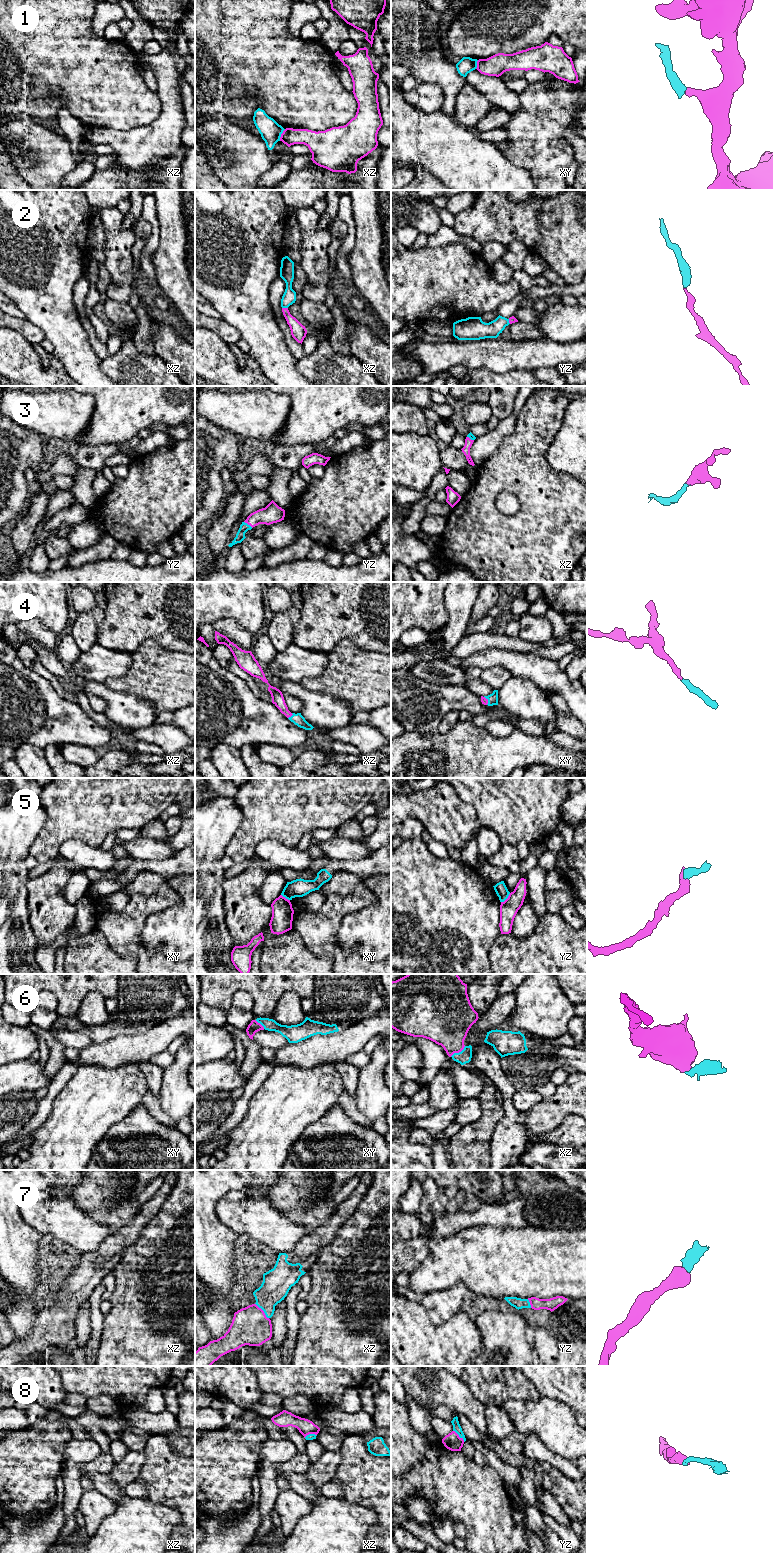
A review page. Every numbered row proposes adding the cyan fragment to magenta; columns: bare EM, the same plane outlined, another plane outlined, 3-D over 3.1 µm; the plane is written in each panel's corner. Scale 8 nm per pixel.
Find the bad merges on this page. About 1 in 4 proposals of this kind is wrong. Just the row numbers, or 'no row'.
1, 5

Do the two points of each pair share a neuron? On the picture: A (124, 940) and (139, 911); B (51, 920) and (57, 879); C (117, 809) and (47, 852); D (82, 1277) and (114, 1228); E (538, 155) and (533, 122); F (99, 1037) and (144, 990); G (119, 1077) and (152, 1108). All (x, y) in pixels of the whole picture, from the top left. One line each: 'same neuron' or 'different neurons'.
A: same neuron
B: same neuron
C: same neuron
D: different neurons
E: same neuron
F: same neuron
G: different neurons

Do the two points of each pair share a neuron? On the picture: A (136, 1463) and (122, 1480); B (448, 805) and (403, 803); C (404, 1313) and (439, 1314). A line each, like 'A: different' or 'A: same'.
A: same
B: same
C: different

